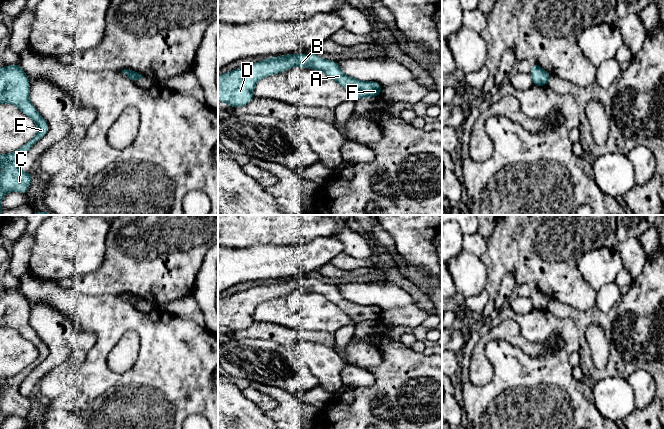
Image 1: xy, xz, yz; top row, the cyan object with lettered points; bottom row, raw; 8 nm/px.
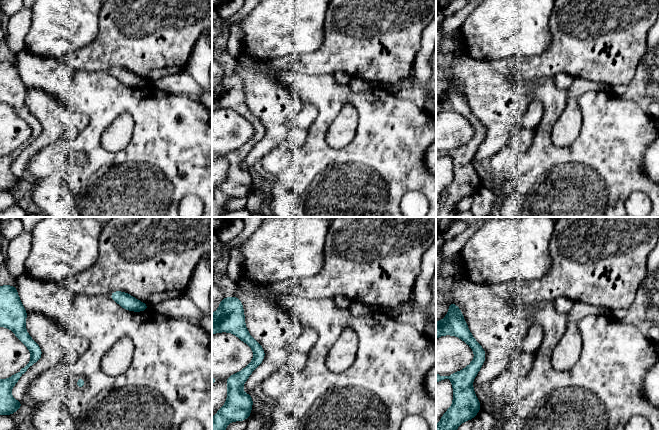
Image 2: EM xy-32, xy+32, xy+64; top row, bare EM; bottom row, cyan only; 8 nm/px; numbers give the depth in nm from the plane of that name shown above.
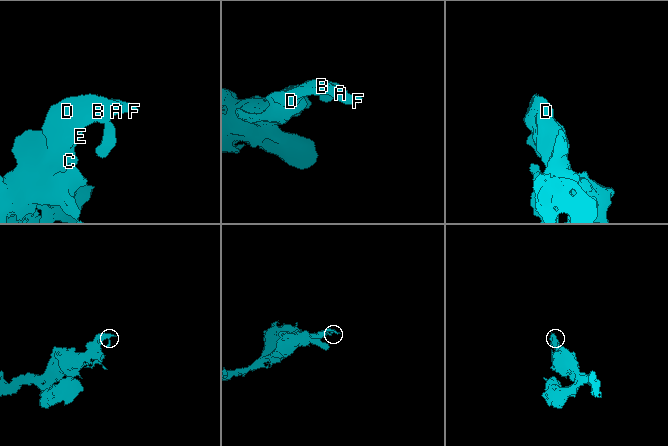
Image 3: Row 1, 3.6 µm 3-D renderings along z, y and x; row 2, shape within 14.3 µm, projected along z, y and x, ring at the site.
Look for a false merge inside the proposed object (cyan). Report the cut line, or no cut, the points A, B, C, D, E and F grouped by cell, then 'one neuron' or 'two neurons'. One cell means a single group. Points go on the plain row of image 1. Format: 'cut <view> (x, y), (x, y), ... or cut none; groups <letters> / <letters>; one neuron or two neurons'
cut none; groups A B C D E F; one neuron

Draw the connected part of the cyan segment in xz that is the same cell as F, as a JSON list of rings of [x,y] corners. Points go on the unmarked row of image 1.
[[[302,277],[267,282],[219,299],[218,324],[233,332],[245,330],[254,322],[253,315],[258,304],[295,290],[321,294],[342,309],[356,324],[377,321],[383,312],[378,306],[360,305],[345,299],[337,286]]]

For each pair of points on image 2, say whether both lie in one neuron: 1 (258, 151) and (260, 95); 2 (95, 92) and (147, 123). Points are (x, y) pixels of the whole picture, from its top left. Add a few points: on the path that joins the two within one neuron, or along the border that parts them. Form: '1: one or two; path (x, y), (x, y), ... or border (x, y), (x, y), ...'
1: one; path (270, 137), (270, 109)
2: one; path (108, 98), (124, 99), (135, 110)

